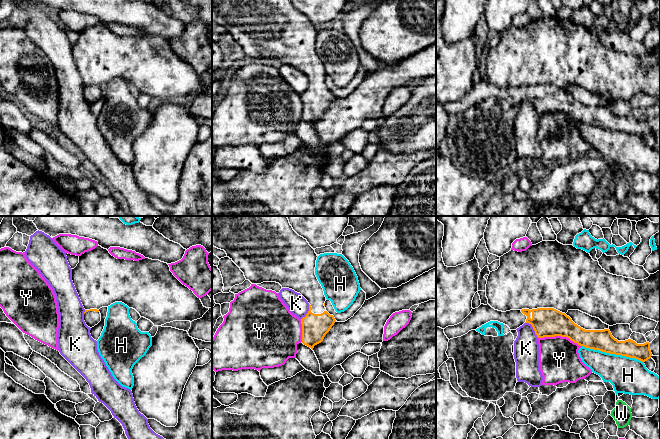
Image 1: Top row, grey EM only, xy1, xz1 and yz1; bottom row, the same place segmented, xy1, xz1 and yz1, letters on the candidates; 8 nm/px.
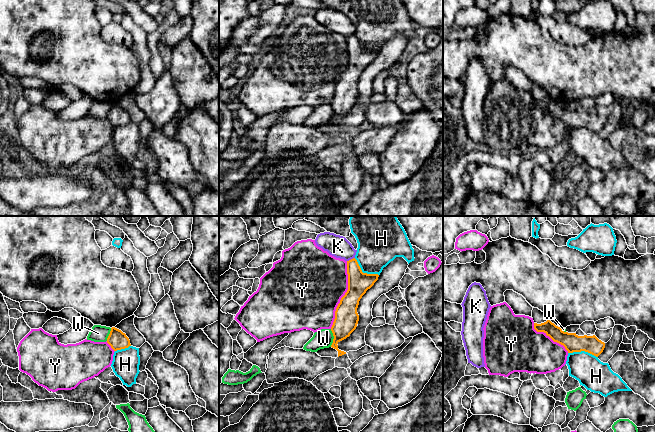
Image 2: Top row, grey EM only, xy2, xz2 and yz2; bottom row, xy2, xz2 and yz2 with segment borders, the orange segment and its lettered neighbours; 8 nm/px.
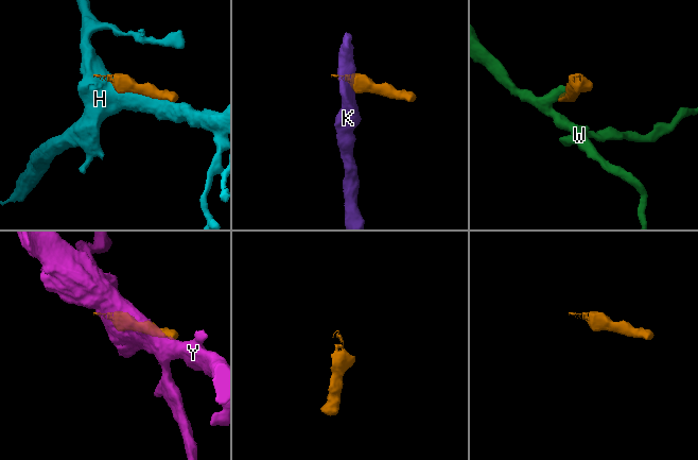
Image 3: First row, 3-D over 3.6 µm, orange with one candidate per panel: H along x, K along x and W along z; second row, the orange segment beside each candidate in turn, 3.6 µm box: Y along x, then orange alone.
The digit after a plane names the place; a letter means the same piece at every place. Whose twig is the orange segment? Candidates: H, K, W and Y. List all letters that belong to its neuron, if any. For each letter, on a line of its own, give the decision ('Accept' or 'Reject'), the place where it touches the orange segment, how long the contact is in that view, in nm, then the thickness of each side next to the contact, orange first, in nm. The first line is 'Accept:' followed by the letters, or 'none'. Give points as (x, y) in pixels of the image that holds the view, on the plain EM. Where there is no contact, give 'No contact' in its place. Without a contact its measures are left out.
Accept: none
H: Reject. Touches orange at yz1 (613, 129). Shared border 500 nm. Thickness 170 nm (orange) against 280 nm
K: Reject. Touches orange at yz1 (533, 104). Shared border 170 nm. Thickness 240 nm (orange) against 200 nm
W: Reject. Touches orange at xz2 (334, 114). Shared border 140 nm. Thickness 190 nm (orange) against 150 nm
Y: Reject. Touches orange at xz2 (344, 71). Shared border 550 nm. Thickness 190 nm (orange) against 480 nm

